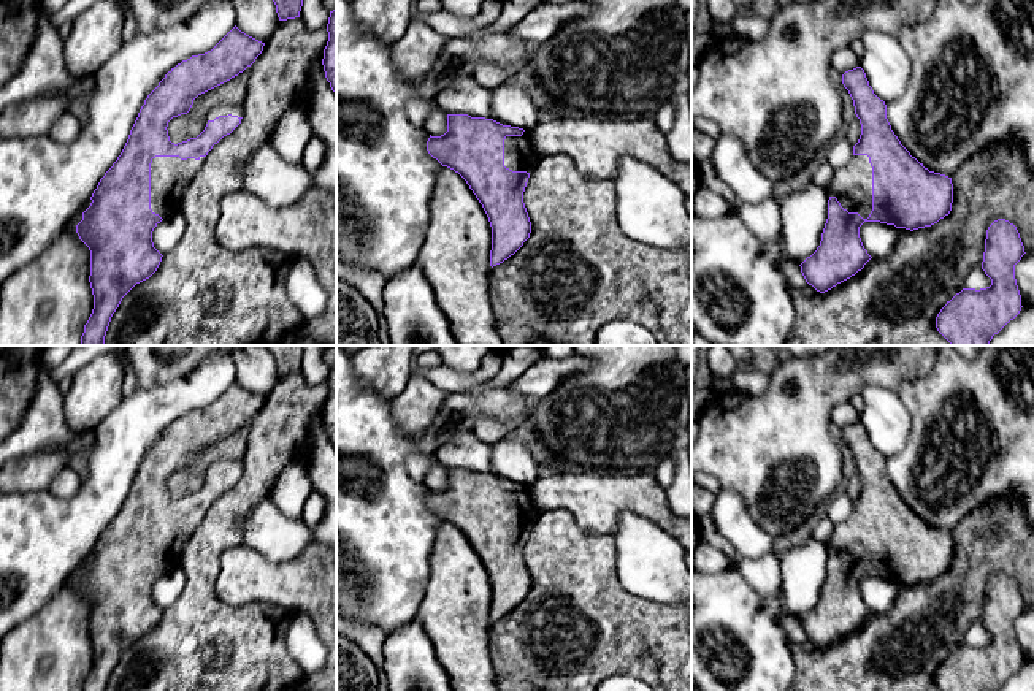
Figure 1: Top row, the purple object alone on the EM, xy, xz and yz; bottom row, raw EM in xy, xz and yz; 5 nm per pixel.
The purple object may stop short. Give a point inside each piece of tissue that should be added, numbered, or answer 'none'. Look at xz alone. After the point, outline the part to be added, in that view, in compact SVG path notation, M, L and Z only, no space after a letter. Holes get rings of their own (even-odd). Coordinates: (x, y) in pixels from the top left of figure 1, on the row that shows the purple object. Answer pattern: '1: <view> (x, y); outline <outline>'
1: xz (519, 154); outline M525 130L522 136L506 136L504 139L504 166L512 171L531 173L539 155L534 151L530 135Z

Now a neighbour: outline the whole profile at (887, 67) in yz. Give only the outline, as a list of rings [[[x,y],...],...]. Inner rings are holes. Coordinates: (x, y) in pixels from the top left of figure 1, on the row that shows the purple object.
[[[867,30],[861,35],[864,46],[858,67],[866,73],[874,94],[885,105],[899,98],[910,81],[910,60],[894,35]]]

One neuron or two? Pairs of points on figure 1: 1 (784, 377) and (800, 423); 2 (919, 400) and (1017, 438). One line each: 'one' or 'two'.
1: one
2: one

